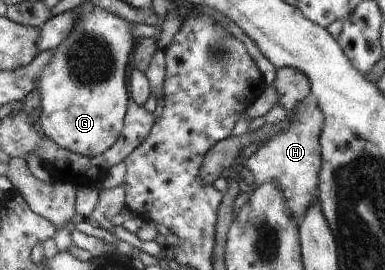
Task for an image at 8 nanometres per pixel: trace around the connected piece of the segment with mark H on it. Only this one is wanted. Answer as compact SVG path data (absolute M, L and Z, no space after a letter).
M312 97L304 100L294 110L295 114L288 119L289 126L283 132L273 136L248 158L246 162L255 176L255 183L277 183L283 191L283 197L291 216L300 222L305 213L312 207L312 200L316 200L314 192L318 184L319 174L323 162L320 162L320 132L323 132L323 111L319 109Z

